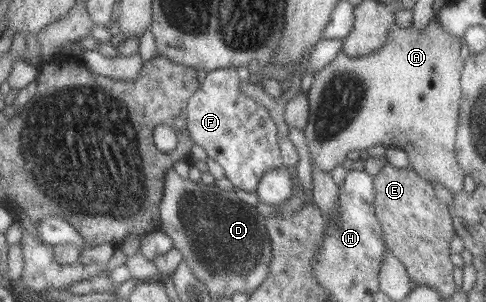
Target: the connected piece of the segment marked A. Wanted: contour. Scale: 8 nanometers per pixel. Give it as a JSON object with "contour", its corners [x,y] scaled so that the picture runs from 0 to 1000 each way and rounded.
{"contour":[[[889,66],[872,96],[856,96],[850,79],[833,93],[819,86],[809,89],[809,96],[800,103],[796,139],[782,162],[772,162],[765,175],[749,189],[720,192],[704,175],[681,189],[658,222],[656,235],[646,245],[646,255],[642,255],[646,272],[630,308],[636,334],[636,384],[626,440],[640,546],[648,546],[658,566],[679,570],[712,533],[712,513],[716,513],[720,500],[739,493],[751,503],[751,497],[770,480],[788,480],[794,493],[805,487],[833,500],[842,520],[840,553],[852,563],[868,593],[889,609],[893,603],[903,606],[912,623],[924,626],[932,642],[951,632],[957,570],[940,536],[936,487],[944,348],[949,338],[949,281],[944,268],[953,235],[953,199],[947,189],[949,149],[947,126],[926,116],[905,76]]]}

